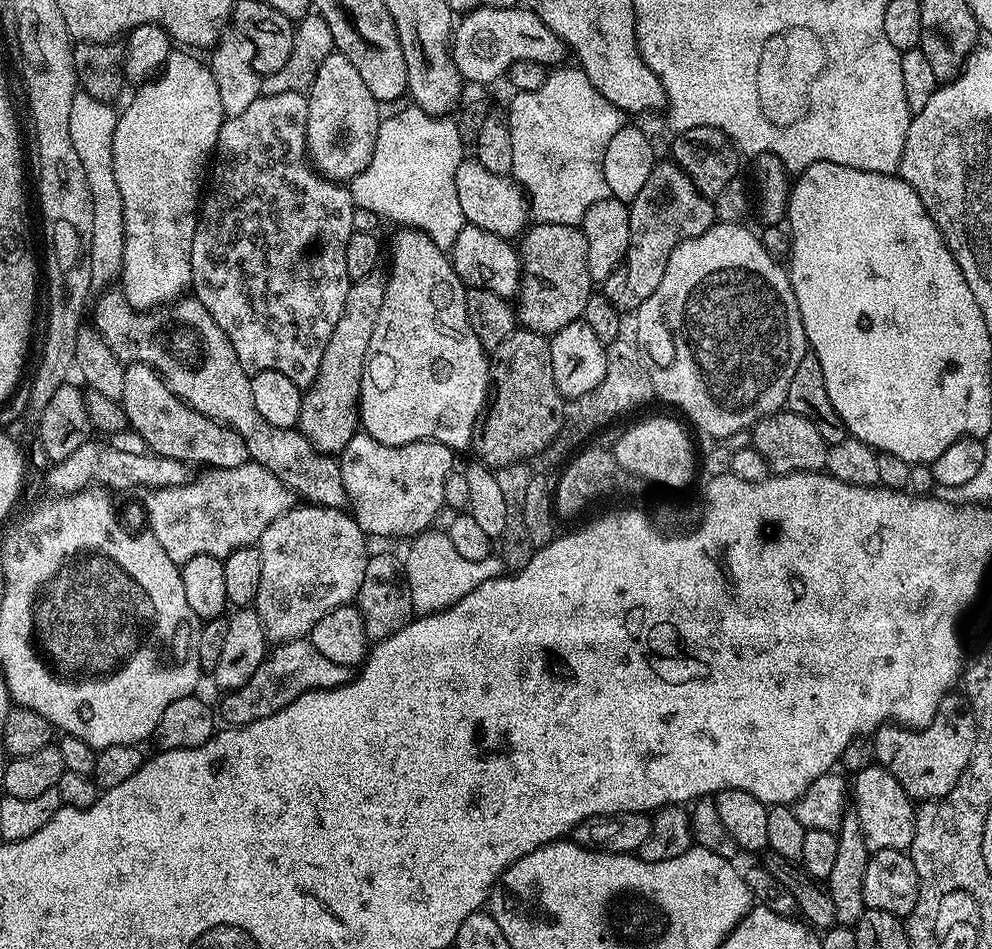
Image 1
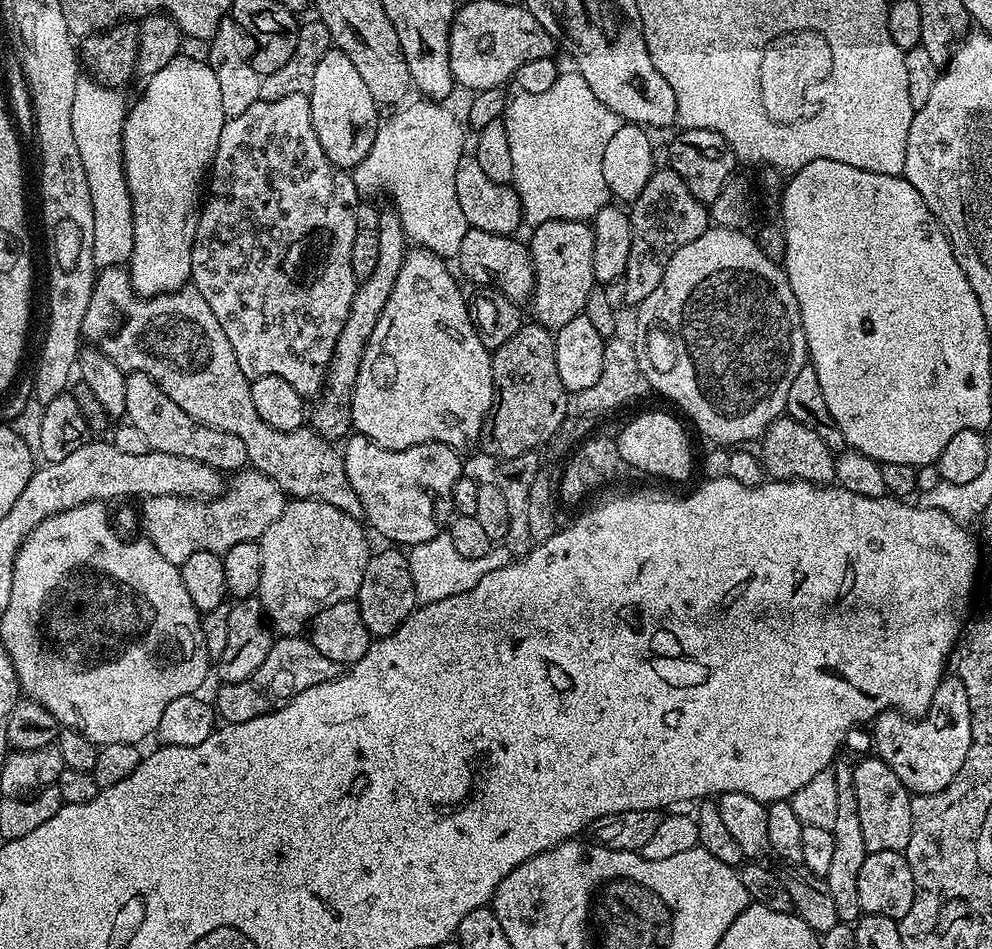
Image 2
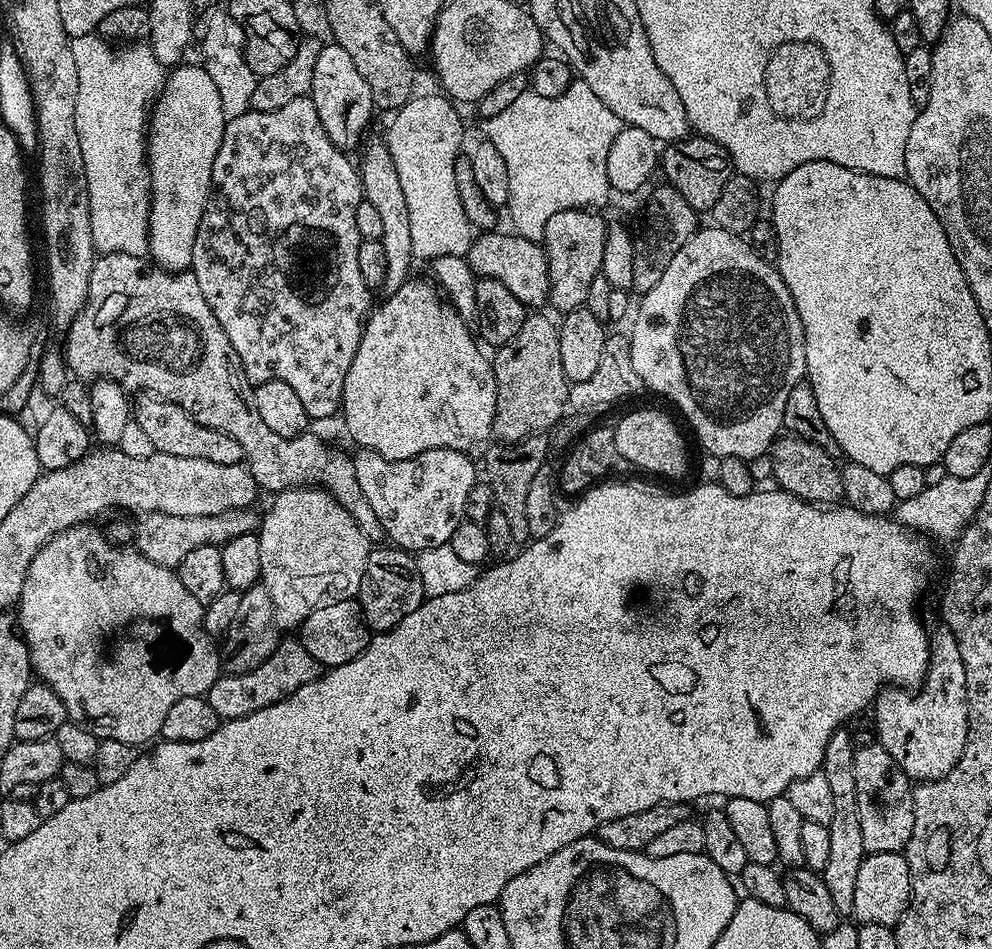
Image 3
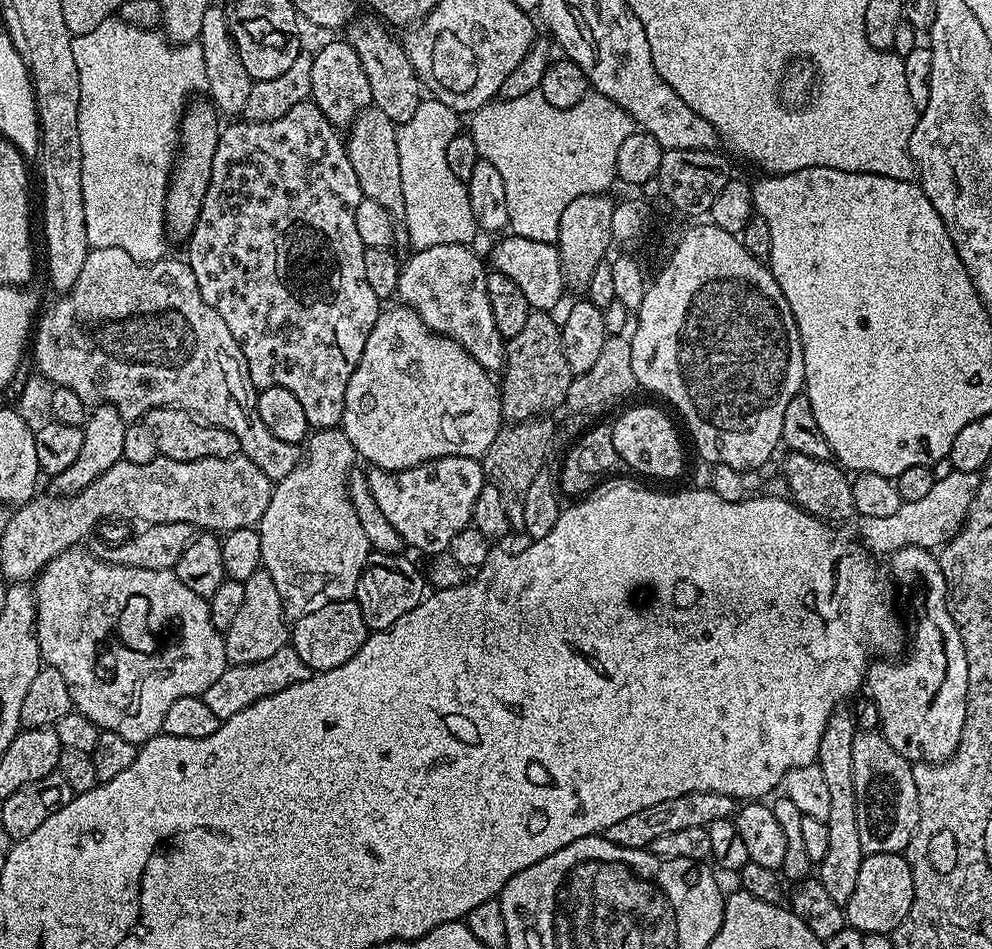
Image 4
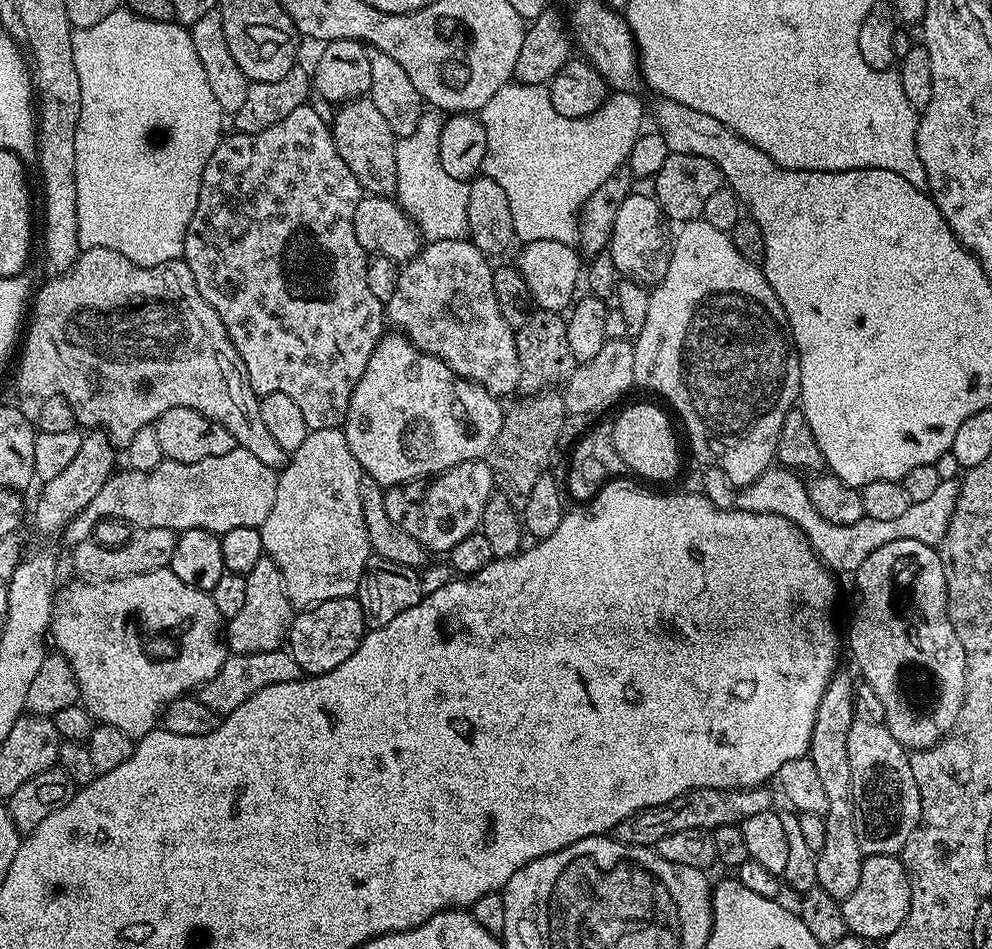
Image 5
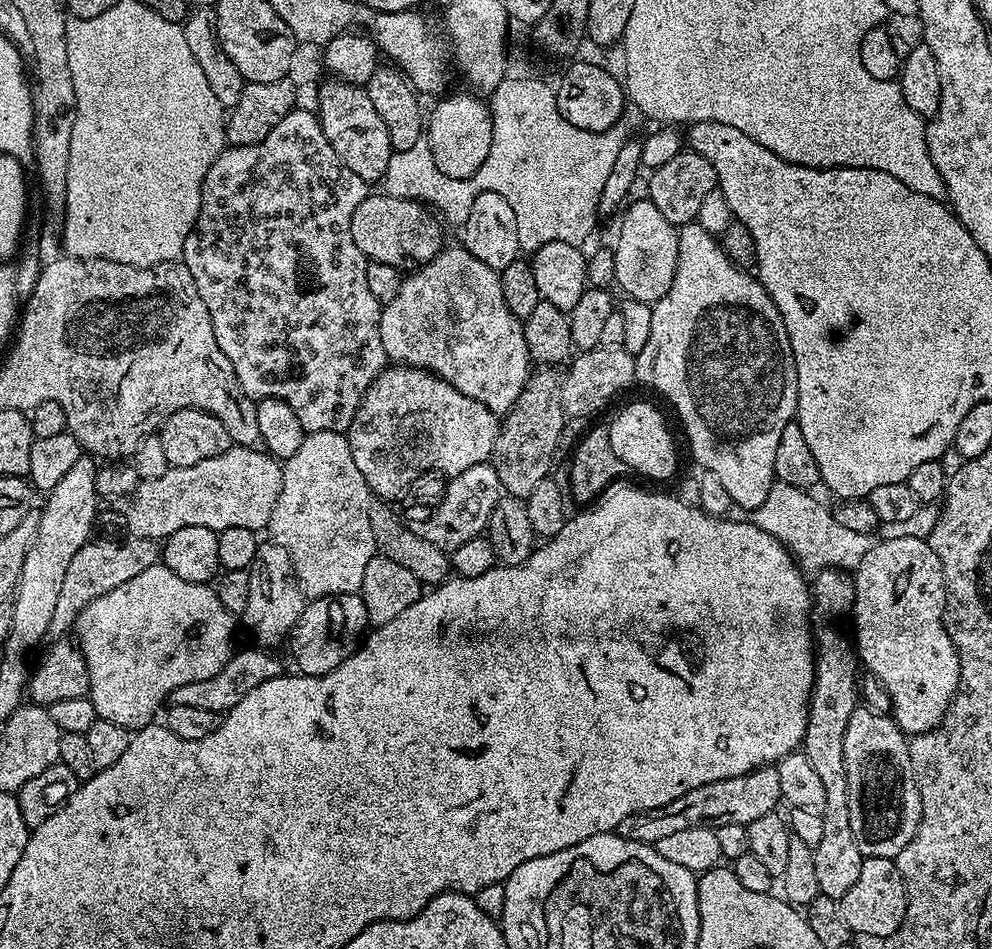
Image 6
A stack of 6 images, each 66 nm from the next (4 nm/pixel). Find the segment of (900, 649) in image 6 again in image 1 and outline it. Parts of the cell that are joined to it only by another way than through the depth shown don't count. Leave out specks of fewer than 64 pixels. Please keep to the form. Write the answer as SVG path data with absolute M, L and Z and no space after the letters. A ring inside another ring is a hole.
M949 694L925 728L913 730L885 726L876 729L874 739L875 763L892 774L913 801L937 801L960 781L960 776L968 769L972 751L976 748L976 719L961 697L959 700L956 694Z

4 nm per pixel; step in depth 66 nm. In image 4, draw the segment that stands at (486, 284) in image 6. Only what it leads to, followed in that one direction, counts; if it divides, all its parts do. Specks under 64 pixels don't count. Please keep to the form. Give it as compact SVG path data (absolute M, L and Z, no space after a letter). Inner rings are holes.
M466 244L454 246L430 246L417 248L409 260L400 265L400 277L396 296L401 305L410 307L422 318L428 329L458 341L487 372L499 373L505 367L505 337L494 326L494 314L490 311L490 298L486 295L486 278L489 269L484 268L475 247Z

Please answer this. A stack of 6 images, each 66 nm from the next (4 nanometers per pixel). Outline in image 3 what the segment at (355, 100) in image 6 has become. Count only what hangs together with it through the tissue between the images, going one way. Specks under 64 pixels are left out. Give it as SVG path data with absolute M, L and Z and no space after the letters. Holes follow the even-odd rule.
M387 143L372 144L363 149L364 157L358 160L360 185L364 187L364 199L375 206L382 218L382 234L379 240L386 250L386 278L382 288L385 293L396 292L410 278L408 272L414 265L412 247L410 246L410 210L406 210L406 194L402 182L398 179L398 170L394 170L394 158L390 158Z

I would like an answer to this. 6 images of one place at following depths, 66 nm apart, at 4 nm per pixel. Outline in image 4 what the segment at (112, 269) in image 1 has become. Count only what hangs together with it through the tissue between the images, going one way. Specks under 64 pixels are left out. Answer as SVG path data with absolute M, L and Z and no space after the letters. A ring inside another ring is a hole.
M109 18L86 34L73 36L72 49L80 83L78 142L82 142L82 206L86 210L89 245L126 250L130 258L143 264L163 260L169 240L164 223L164 203L178 155L180 122L190 100L188 95L203 93L208 87L202 46L199 42L173 44L159 31Z

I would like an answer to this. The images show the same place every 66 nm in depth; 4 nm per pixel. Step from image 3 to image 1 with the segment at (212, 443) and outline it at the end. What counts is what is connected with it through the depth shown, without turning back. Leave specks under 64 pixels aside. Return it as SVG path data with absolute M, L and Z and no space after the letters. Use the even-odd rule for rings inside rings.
M132 362L125 367L119 401L124 405L132 431L148 443L155 455L179 460L188 466L201 463L211 468L233 468L249 463L246 442L233 428L212 420L176 396L163 375L149 364Z

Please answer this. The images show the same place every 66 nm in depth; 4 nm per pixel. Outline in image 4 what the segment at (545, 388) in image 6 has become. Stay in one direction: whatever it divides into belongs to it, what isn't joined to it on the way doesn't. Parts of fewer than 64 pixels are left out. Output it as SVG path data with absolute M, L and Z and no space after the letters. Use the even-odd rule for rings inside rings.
M546 416L533 417L531 420L517 421L503 427L480 460L487 481L500 493L506 518L513 533L524 532L523 507L526 504L527 491L530 490L535 475L542 472L547 465L546 458L554 442L554 424L548 419L550 418Z

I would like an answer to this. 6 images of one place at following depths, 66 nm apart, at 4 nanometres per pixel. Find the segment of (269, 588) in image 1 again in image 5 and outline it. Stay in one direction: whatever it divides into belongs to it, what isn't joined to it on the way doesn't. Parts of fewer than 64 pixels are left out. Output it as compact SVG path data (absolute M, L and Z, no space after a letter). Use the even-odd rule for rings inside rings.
M313 428L306 442L290 453L287 464L278 472L278 494L274 498L274 510L261 526L260 537L264 555L282 570L284 592L293 609L313 608L330 598L356 596L360 579L370 559L372 547L366 534L366 518L362 514L360 464L350 454L350 442L339 428Z

